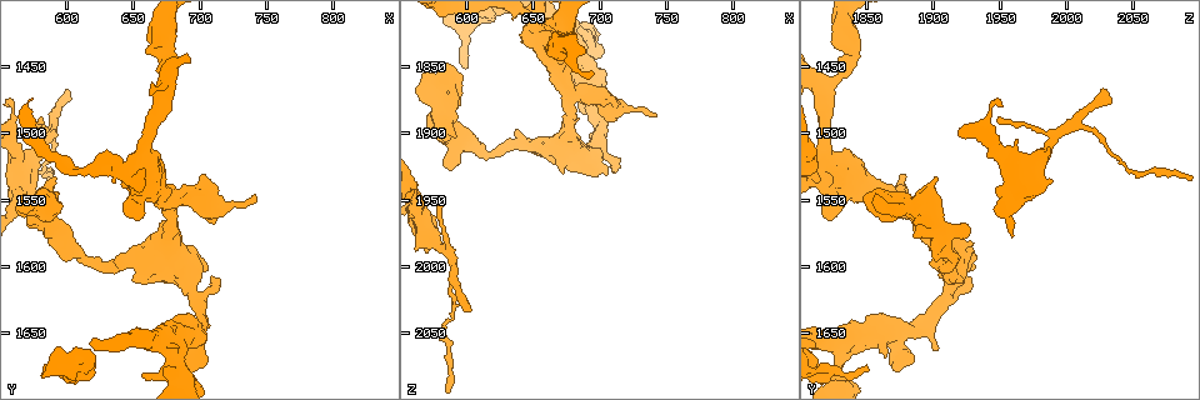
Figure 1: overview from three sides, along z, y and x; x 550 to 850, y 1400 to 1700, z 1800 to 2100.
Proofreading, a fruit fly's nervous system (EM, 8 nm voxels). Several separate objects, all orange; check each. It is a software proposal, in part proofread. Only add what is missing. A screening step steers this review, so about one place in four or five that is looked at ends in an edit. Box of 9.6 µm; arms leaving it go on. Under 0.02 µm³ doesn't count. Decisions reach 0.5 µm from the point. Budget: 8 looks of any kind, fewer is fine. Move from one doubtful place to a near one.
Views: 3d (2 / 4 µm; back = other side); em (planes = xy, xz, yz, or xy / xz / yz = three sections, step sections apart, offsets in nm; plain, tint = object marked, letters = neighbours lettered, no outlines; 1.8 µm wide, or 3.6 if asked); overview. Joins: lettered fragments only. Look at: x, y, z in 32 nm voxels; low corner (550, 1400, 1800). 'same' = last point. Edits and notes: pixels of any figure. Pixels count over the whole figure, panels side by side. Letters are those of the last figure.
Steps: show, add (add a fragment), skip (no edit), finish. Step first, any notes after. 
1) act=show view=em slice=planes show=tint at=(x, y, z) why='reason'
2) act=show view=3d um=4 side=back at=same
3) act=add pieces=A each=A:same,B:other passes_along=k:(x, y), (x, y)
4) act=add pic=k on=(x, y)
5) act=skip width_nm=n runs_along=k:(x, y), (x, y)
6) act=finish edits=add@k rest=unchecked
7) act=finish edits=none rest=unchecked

act=show view=em slice=planes show=letters at=(600, 1466, 2026) why='free end'

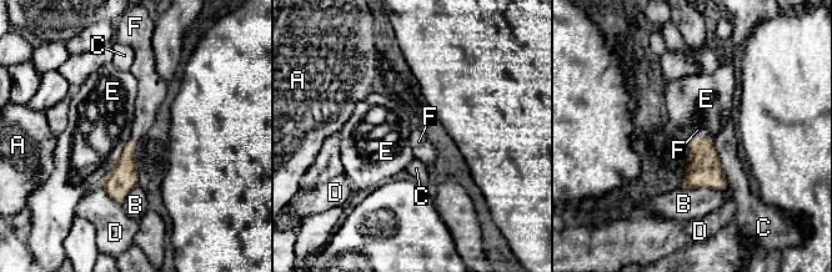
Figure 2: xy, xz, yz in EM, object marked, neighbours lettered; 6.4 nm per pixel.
act=add pieces=F each=A:other,B:other,C:other,D:other,E:other,F:same passes_along=2:(705, 170), (693, 137), (697, 130) found='the neuron continues'

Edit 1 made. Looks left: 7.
act=show view=overview

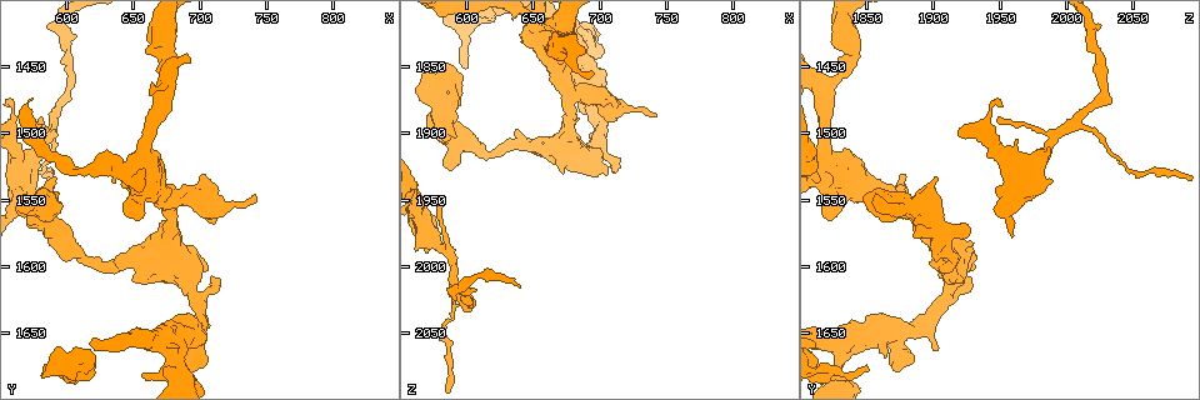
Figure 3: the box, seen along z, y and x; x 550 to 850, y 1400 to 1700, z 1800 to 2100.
act=show view=3d um=4 at=(600, 1674, 1850) why='an open end'

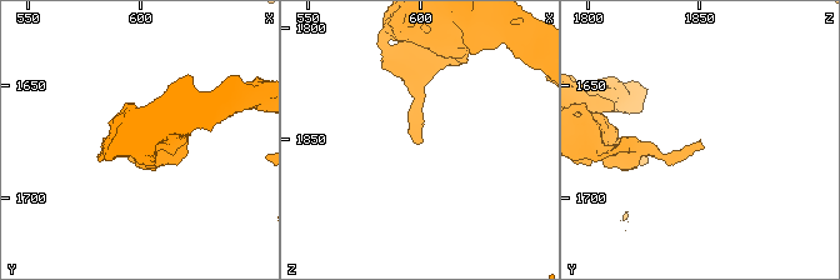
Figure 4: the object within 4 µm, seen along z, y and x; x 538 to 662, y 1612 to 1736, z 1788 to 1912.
act=show view=em slice=planes show=letters at=(599, 1675, 1850)

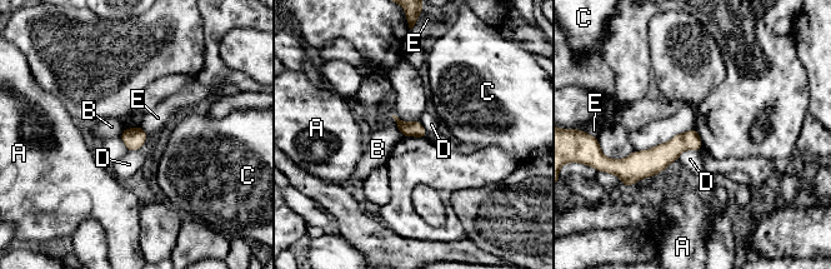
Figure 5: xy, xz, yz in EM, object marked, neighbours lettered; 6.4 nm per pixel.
act=skip width_nm=100 each=A:other,B:other,C:other,D:other,E:other border=5:(140, 126), (146, 134) found='no lettered fragment goes on from it'

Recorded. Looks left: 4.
act=show view=em slice=planes show=letters at=(704, 1548, 1866) why='branch stops here'

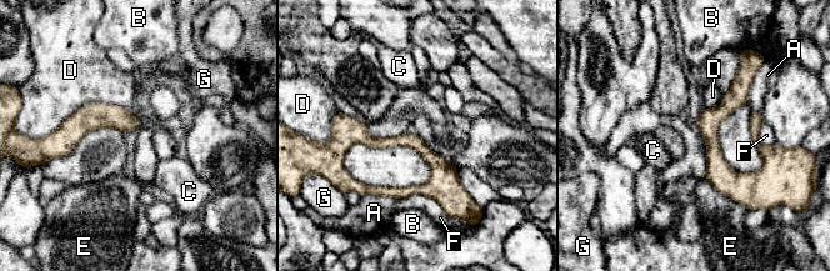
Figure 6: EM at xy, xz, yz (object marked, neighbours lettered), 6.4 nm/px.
act=skip each=A:other,B:other,C:other,D:other,E:other,F:other,G:other runs_along=6:(344, 119), (370, 141), (414, 141), (461, 192) found='none of them fits'

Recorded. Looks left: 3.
act=finish edits=add@2 rest=unchecked

